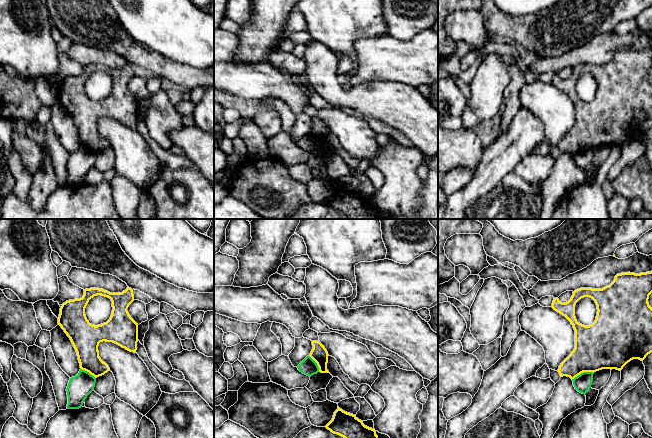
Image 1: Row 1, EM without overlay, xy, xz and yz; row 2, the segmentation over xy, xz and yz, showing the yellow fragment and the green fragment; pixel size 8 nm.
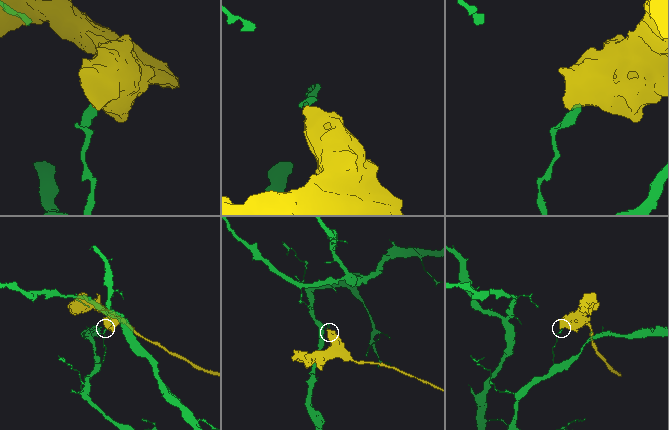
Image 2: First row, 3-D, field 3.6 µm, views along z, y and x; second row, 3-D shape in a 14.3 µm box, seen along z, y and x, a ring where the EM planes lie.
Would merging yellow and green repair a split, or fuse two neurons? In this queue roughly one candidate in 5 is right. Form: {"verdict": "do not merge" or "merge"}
{"verdict": "do not merge"}

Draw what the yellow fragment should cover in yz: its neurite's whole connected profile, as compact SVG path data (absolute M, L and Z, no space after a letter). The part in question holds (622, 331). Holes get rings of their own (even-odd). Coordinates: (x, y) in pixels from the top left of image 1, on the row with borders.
M652 271L646 273L621 273L615 276L614 281L602 289L580 288L573 292L571 299L562 303L554 298L552 308L565 316L575 330L575 348L571 354L561 363L558 372L561 377L567 376L574 379L583 372L596 372L602 369L616 369L621 371L623 367L633 359L643 361L652 352L652 308L648 299L652 293ZM584 297L592 298L597 305L596 320L592 325L585 326L577 322L575 317L575 305Z

